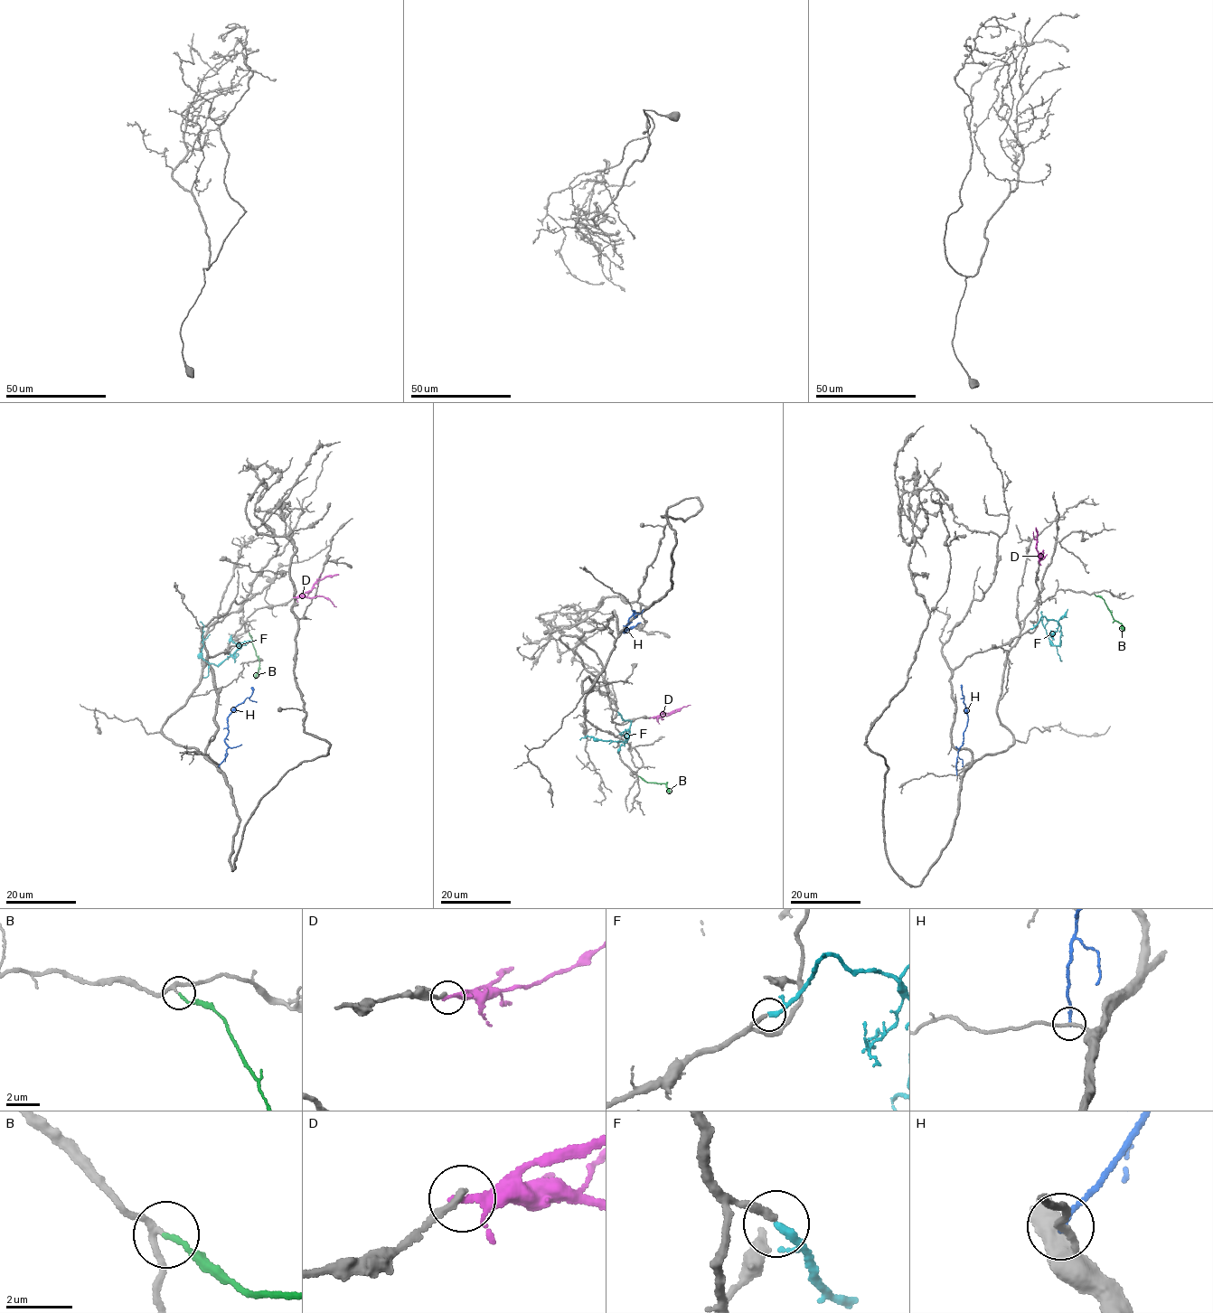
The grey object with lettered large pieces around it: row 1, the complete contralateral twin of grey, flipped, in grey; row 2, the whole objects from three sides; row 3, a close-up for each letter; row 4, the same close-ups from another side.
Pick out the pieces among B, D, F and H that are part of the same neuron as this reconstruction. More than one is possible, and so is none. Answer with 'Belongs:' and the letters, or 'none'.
Belongs: B, F

